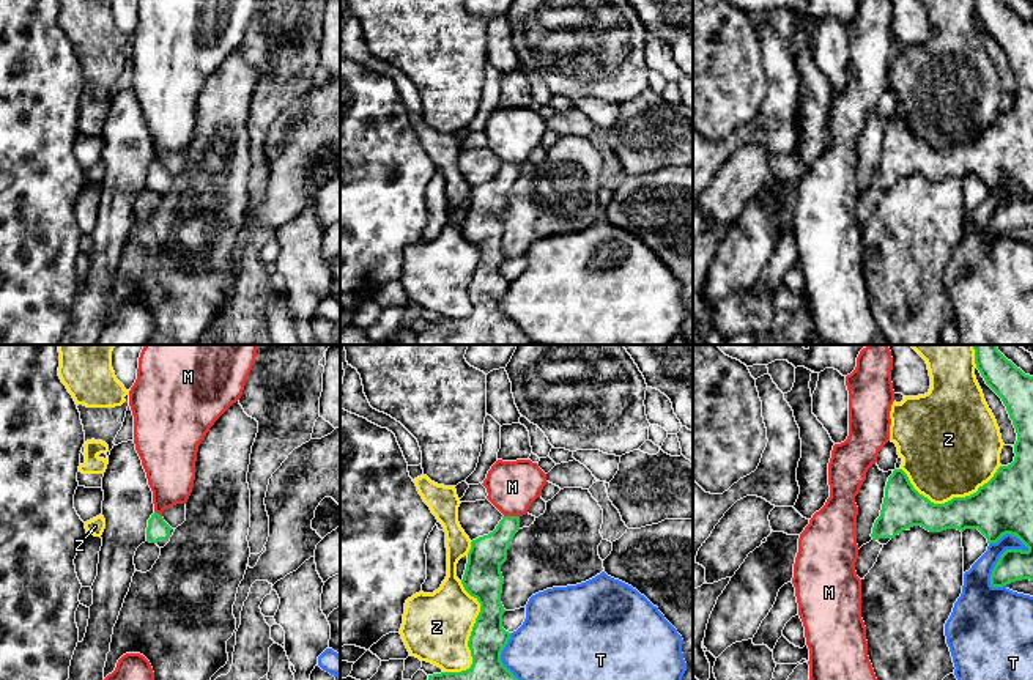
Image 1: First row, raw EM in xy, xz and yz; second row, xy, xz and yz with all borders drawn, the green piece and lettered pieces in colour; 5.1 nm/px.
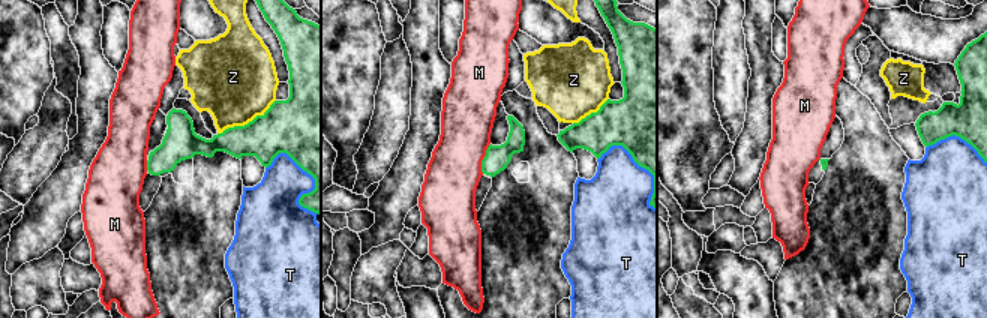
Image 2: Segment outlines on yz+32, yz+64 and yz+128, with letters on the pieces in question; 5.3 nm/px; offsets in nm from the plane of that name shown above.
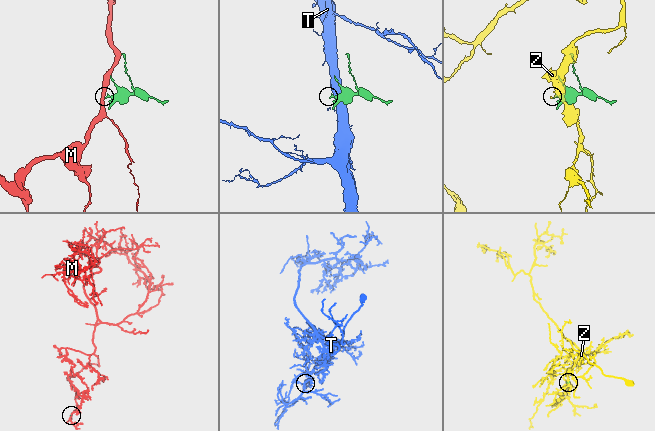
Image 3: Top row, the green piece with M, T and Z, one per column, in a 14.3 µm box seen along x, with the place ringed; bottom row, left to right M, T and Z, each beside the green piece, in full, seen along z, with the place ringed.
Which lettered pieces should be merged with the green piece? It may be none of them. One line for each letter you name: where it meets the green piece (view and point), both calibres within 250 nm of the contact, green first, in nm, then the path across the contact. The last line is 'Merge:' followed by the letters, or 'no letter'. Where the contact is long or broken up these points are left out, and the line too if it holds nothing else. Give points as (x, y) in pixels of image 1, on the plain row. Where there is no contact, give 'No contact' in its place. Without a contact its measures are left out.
Merge: no letter

